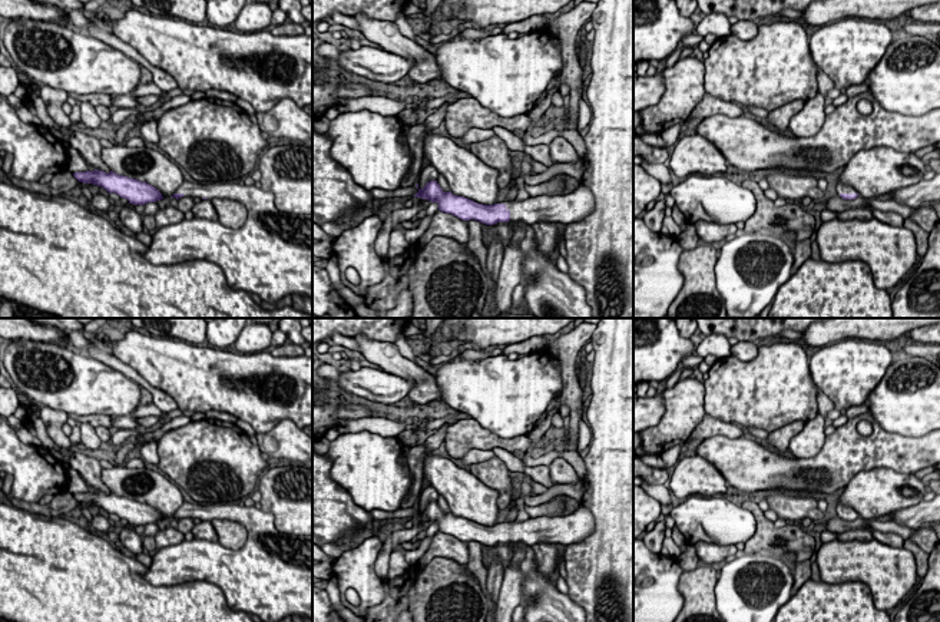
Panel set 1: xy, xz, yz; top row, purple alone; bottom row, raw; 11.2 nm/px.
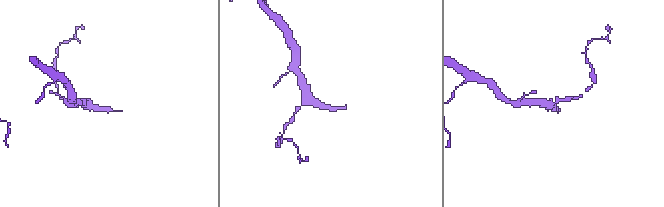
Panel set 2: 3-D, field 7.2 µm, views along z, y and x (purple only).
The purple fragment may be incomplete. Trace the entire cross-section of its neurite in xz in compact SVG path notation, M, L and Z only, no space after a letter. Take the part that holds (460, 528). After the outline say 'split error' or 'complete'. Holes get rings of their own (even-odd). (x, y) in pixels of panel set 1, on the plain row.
M430 502L413 517L438 525L438 532L451 535L463 542L479 542L486 546L497 543L524 542L527 546L536 543L559 543L567 546L582 542L595 529L590 510L580 503L572 515L556 517L536 517L524 522L503 522L494 526L477 525L469 519L444 513L437 502Z | split error

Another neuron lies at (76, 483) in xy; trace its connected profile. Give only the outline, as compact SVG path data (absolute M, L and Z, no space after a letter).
M67 470L67 487L70 493L86 493L89 490L89 484L85 482L85 479L75 470Z

